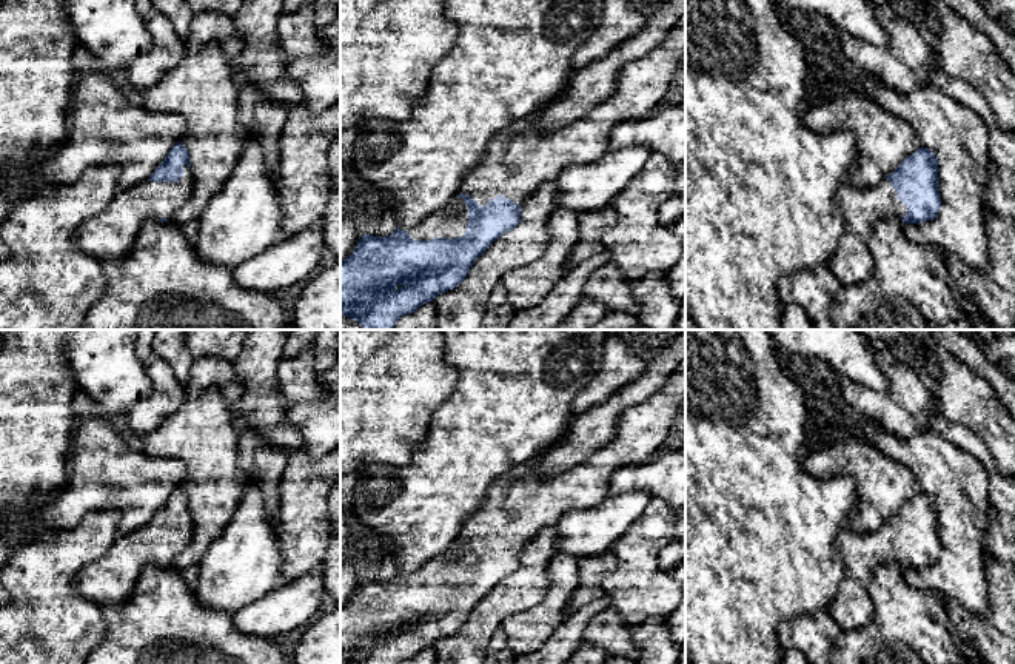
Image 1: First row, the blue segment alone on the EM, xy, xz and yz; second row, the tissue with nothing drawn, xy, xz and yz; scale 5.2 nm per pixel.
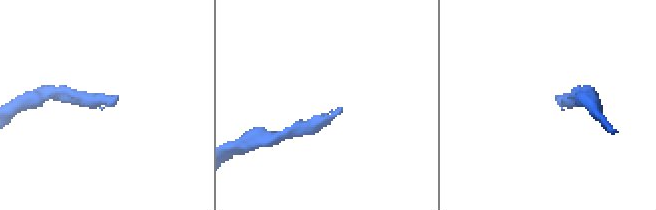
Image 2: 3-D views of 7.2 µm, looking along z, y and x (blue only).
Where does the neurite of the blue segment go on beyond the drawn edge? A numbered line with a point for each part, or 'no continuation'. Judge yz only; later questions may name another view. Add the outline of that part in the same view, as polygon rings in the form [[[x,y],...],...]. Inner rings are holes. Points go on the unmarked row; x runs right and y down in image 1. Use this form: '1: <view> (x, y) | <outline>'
1: yz (863, 552) | [[[887,524],[876,530],[844,528],[835,547],[842,559],[844,572],[839,592],[827,612],[842,632],[849,632],[864,625],[873,615],[869,582],[875,570],[887,564],[901,565],[907,553],[898,545]]]

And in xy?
1: xy (110, 580) | [[[186,510],[177,528],[145,525],[120,535],[109,552],[89,562],[74,578],[79,595],[99,605],[122,605],[134,593],[136,582],[148,564],[168,567],[189,547],[194,522]]]

